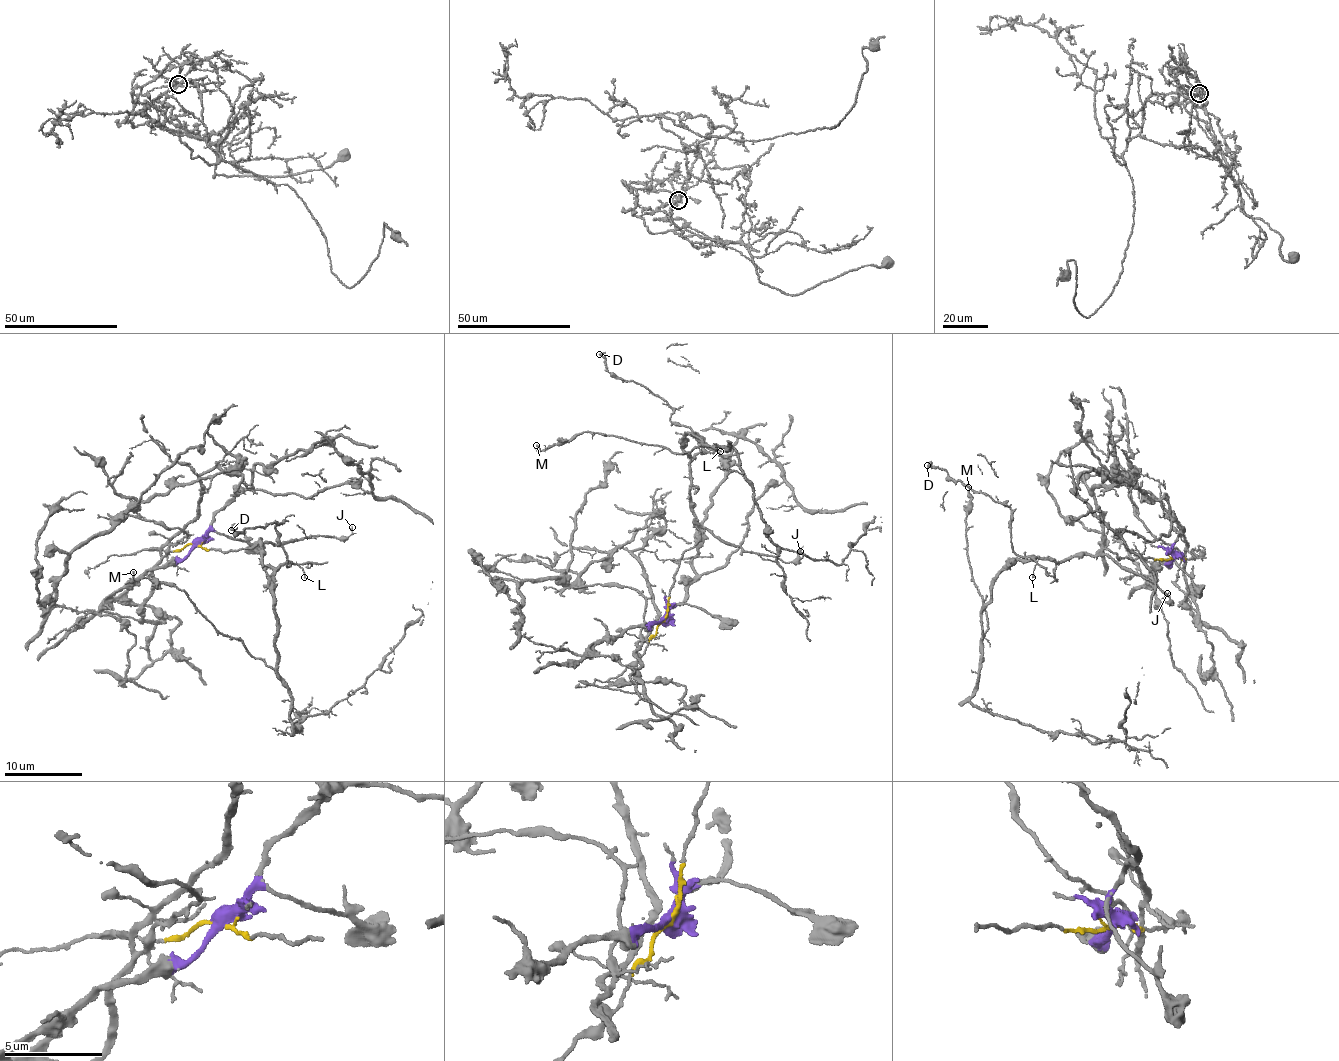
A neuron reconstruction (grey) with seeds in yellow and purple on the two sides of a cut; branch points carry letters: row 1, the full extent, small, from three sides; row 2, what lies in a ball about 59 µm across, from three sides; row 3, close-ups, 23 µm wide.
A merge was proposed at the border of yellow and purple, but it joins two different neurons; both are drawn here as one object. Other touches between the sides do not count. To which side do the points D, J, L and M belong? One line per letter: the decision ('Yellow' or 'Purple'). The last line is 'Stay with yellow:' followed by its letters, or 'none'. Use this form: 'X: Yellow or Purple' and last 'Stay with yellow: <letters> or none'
D: Yellow
J: Yellow
L: Yellow
M: Yellow
Stay with yellow: D, J, L, M

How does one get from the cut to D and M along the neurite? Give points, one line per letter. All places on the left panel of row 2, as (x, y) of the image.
D: (195, 544), (221, 552), (261, 539), (264, 567), (291, 564), (275, 528), (281, 523), (230, 531)
M: (195, 544), (221, 552), (261, 539), (262, 565), (274, 572), (277, 665), (226, 636), (187, 595), (133, 572)

